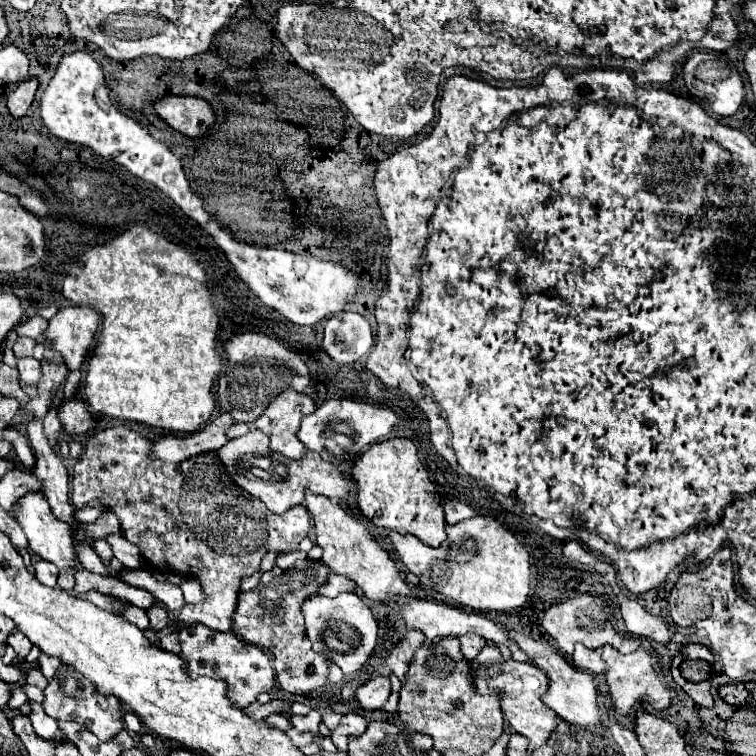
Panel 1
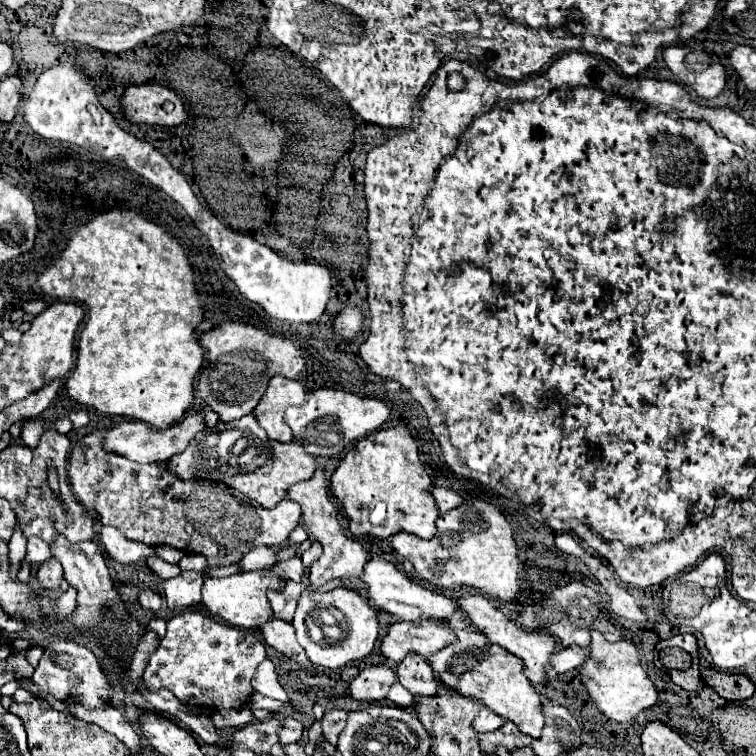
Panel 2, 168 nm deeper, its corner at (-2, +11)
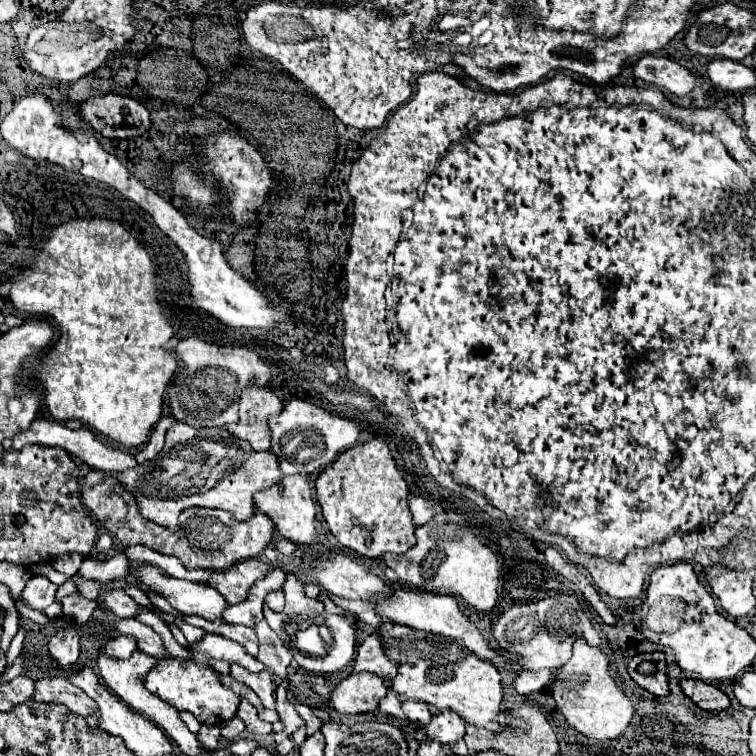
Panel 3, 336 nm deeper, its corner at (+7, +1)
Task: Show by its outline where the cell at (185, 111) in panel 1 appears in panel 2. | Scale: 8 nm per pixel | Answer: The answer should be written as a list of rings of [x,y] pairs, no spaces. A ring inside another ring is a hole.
[[[160,84],[130,86],[122,98],[122,110],[130,122],[154,126],[178,126],[188,118],[180,96]]]

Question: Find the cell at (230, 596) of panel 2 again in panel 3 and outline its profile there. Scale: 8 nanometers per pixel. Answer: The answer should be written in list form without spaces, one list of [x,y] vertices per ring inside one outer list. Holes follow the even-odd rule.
[[[129,564],[127,570],[129,574],[135,574],[149,590],[161,594],[181,614],[197,614],[221,624],[221,612],[227,608],[227,602],[223,602],[223,598],[219,598],[219,594],[209,586],[165,576],[151,564]]]

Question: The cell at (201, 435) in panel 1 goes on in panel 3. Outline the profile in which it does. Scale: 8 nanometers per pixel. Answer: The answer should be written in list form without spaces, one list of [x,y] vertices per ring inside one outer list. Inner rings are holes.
[[[35,418],[31,422],[31,426],[25,432],[15,434],[13,438],[13,450],[21,450],[25,444],[39,444],[39,446],[59,446],[65,452],[69,452],[71,456],[83,460],[85,464],[89,464],[93,470],[103,470],[103,472],[123,472],[125,468],[135,466],[135,456],[129,450],[123,448],[109,448],[105,446],[101,440],[95,438],[95,434],[87,428],[81,430],[69,430],[65,424],[61,422],[53,422],[47,418]]]

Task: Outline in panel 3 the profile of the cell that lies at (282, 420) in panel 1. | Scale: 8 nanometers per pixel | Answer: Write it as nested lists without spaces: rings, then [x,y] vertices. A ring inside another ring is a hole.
[[[245,388],[241,392],[241,406],[239,406],[239,422],[229,424],[227,430],[239,438],[247,440],[253,450],[269,450],[271,448],[271,430],[267,426],[269,414],[279,414],[283,402],[277,394],[267,388]]]

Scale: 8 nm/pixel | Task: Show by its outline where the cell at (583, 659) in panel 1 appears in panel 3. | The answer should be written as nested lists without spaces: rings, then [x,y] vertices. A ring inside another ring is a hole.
[[[537,670],[537,672],[523,672],[515,678],[513,688],[517,690],[517,694],[531,694],[531,692],[539,692],[541,688],[545,688],[551,682],[551,672],[549,670]]]

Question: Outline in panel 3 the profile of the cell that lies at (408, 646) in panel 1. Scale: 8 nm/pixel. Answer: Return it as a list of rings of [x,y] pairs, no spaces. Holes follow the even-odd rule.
[[[403,702],[403,712],[411,722],[417,722],[417,724],[423,724],[423,726],[431,722],[429,706],[423,704],[423,702]]]

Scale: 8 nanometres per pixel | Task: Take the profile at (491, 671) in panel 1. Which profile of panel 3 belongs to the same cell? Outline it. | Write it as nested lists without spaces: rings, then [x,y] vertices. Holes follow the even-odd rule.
[[[383,624],[377,634],[387,658],[399,664],[397,676],[389,680],[389,686],[393,686],[403,700],[425,702],[437,710],[453,710],[473,726],[499,732],[497,714],[501,710],[503,684],[499,670],[491,662],[477,658],[453,638],[421,632],[401,624]]]

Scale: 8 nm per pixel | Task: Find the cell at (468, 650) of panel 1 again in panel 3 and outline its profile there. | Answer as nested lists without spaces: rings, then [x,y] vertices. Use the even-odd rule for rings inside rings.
[[[377,634],[367,636],[359,644],[355,664],[353,664],[353,672],[371,672],[371,674],[377,674],[377,676],[387,678],[387,680],[397,674],[397,666],[395,666],[395,662],[391,662],[383,654],[383,648],[379,644]]]

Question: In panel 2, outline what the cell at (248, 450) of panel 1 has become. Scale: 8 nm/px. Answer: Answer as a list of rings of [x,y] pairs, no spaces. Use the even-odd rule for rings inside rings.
[[[248,414],[240,422],[234,422],[234,428],[238,426],[240,430],[240,440],[234,442],[234,446],[228,448],[226,456],[212,456],[212,442],[210,440],[220,440],[220,430],[214,430],[212,434],[200,434],[192,444],[180,454],[172,456],[168,462],[168,468],[180,478],[210,478],[216,482],[224,482],[246,496],[254,498],[260,506],[264,508],[274,508],[280,500],[284,500],[288,488],[296,482],[308,480],[314,476],[318,470],[316,456],[308,454],[302,444],[298,442],[288,442],[288,444],[276,444],[266,438],[264,428],[258,424],[258,420]]]

